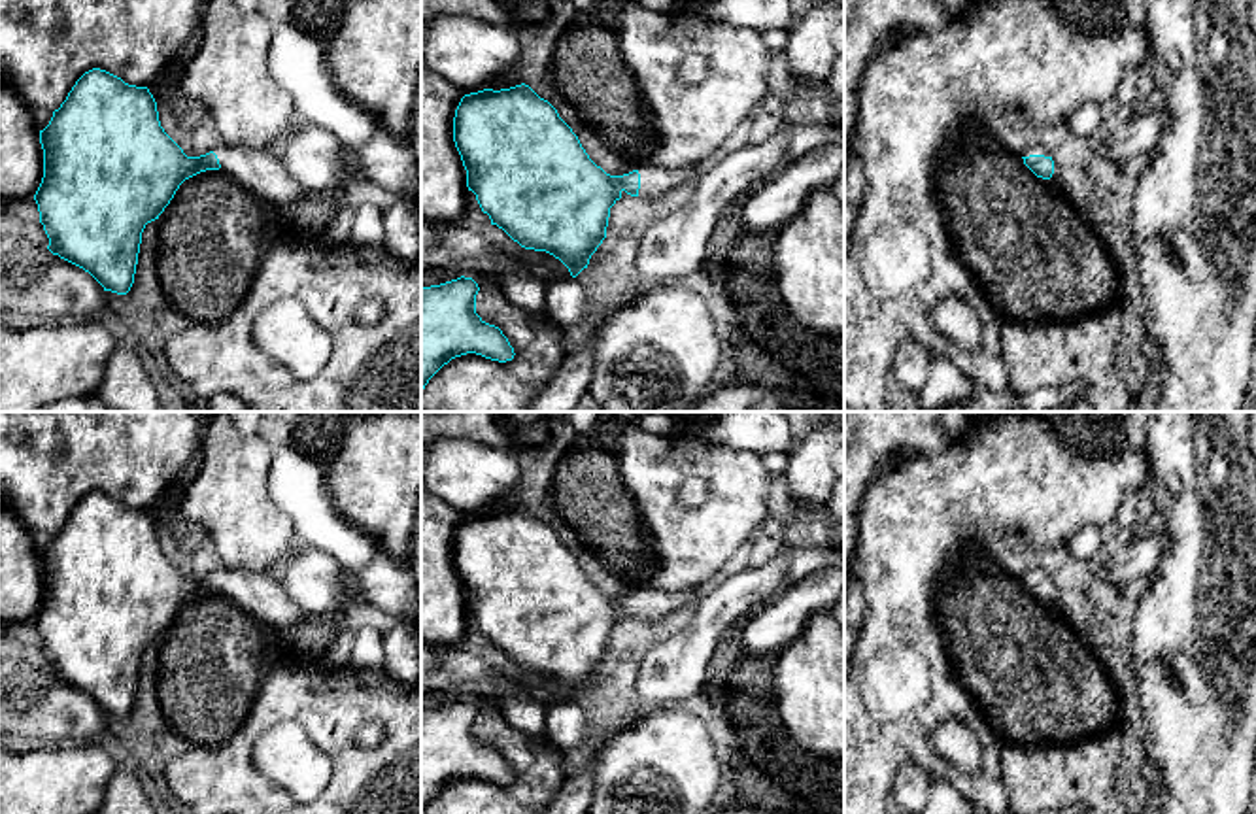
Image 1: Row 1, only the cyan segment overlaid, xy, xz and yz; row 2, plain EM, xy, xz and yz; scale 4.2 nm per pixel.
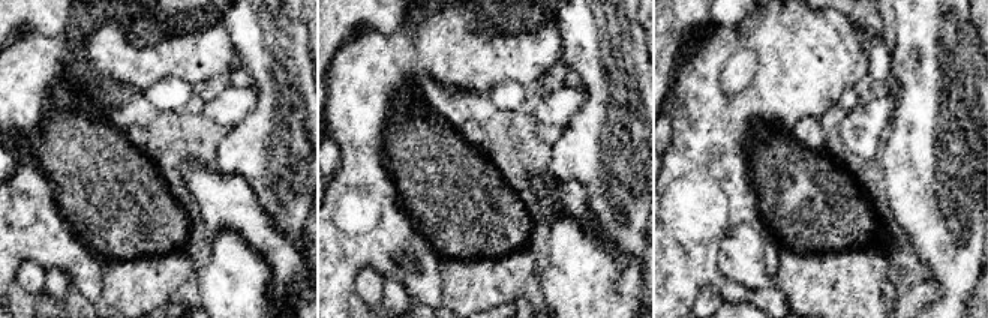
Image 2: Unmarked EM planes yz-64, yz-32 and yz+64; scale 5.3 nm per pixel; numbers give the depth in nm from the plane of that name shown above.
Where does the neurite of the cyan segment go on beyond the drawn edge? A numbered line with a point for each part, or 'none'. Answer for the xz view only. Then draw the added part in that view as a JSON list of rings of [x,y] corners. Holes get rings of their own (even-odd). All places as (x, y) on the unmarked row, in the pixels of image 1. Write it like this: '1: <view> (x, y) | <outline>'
1: xz (656, 605) | [[[646,585],[638,591],[638,597],[640,597],[638,619],[657,623],[669,618],[670,614],[676,614],[684,606],[695,602],[699,599],[699,587],[686,589],[680,593],[665,593]]]

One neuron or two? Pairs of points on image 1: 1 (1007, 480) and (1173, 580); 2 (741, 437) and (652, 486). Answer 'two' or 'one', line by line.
1: two
2: two

